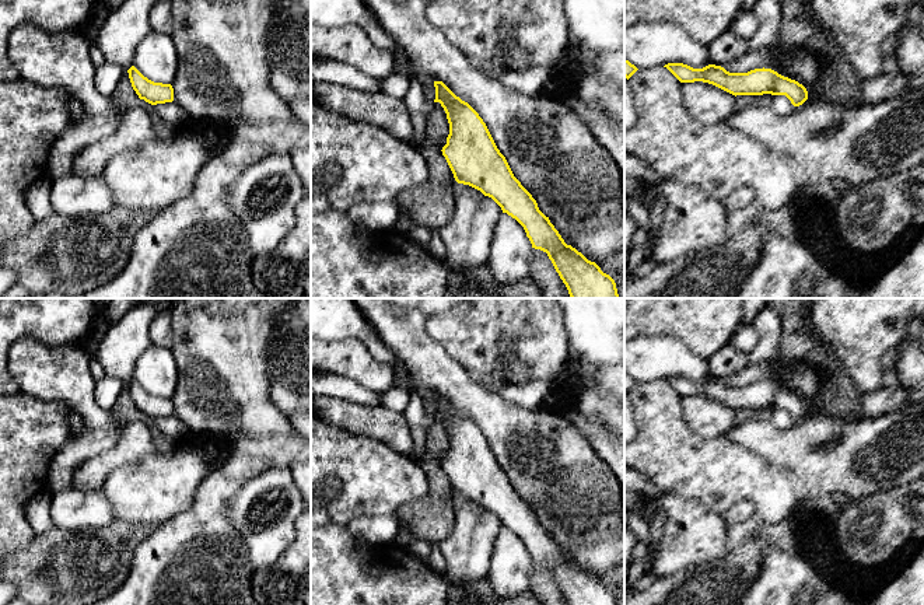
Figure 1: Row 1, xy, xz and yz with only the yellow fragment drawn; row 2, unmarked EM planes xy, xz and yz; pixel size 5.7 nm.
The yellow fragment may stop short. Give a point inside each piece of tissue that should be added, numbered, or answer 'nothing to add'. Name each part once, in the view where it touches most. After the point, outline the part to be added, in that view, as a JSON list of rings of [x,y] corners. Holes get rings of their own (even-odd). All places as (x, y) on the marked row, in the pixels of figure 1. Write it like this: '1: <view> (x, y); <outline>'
nothing to add

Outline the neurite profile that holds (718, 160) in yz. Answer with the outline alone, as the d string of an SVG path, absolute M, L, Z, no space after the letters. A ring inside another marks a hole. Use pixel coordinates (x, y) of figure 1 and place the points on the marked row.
M666 67L638 69L629 78L629 84L634 94L637 122L624 132L624 153L644 160L664 179L699 186L718 200L725 200L735 189L749 188L755 192L756 200L769 210L787 207L799 192L801 186L794 174L784 165L780 154L728 123L710 126L697 122L683 102L682 83Z

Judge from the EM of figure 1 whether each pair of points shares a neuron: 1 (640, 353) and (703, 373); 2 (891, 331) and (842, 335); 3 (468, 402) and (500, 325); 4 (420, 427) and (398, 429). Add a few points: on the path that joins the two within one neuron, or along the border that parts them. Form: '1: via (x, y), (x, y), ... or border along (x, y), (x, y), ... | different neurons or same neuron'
1: via (655, 357), (672, 357), (688, 364) | same neuron
2: via (878, 331), (854, 331) | same neuron
3: border along (454, 359), (472, 380), (493, 392) | different neurons
4: border along (402, 413), (412, 437), (409, 454) | different neurons

